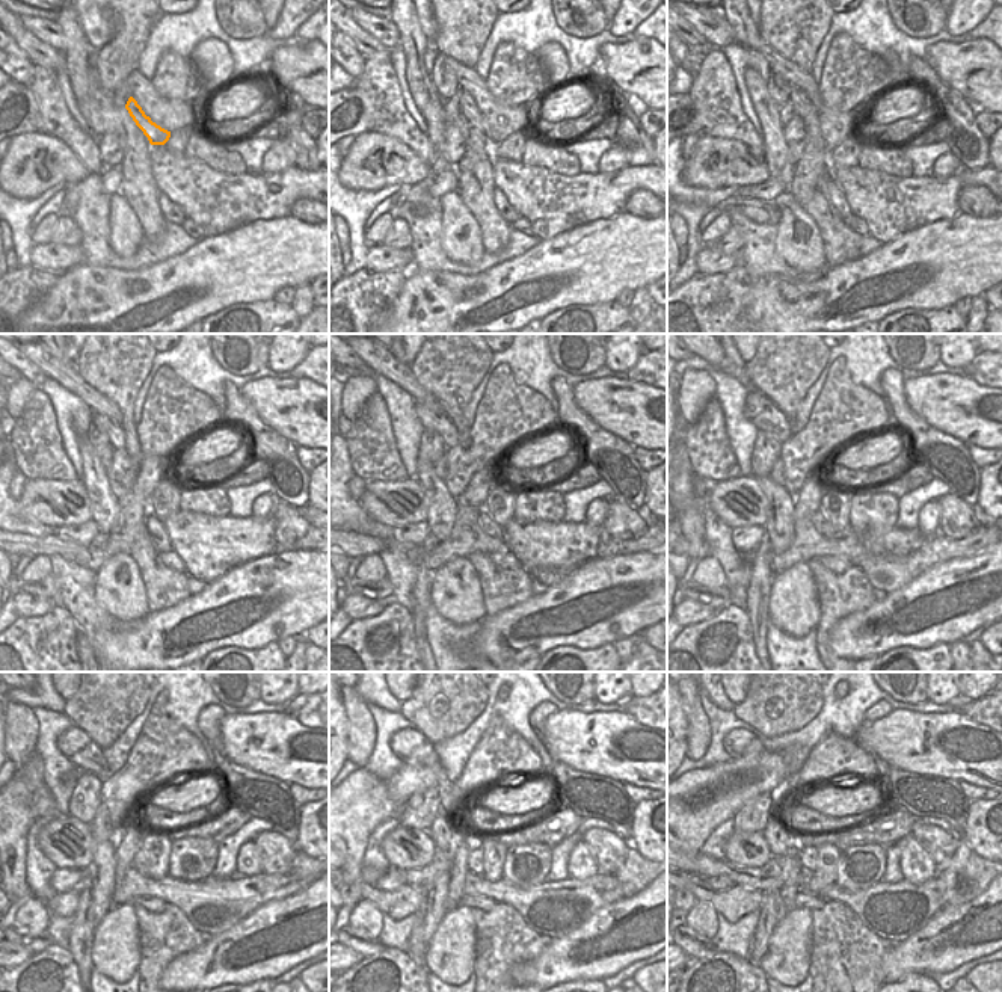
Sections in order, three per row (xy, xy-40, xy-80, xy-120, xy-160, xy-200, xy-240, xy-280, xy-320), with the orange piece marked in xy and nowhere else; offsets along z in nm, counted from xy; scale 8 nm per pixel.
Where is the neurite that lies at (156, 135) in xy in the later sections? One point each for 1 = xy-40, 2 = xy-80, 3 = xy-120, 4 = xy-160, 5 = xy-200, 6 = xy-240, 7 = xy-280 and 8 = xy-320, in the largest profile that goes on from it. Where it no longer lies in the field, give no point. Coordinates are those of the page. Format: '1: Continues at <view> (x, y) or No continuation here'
1: Continues at xy-40 (470, 113)
2: Continues at xy-80 (800, 101)
3: Continues at xy-120 (116, 438)
4: Continues at xy-160 (432, 420)
5: Continues at xy-200 (761, 411)
6: Continues at xy-240 (85, 754)
7: Continues at xy-280 (411, 745)
8: Continues at xy-320 (738, 742)

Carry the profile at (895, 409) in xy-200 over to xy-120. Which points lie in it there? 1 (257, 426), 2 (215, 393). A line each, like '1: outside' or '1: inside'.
1: inside
2: outside

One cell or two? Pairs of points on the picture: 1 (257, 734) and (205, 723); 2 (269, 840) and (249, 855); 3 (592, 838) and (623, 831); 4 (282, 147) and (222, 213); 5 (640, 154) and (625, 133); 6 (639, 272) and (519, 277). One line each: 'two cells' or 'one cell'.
1: two cells
2: two cells
3: two cells
4: two cells
5: one cell
6: one cell

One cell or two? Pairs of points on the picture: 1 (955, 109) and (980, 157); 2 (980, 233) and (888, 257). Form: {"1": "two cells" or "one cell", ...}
{"1": "one cell", "2": "one cell"}

